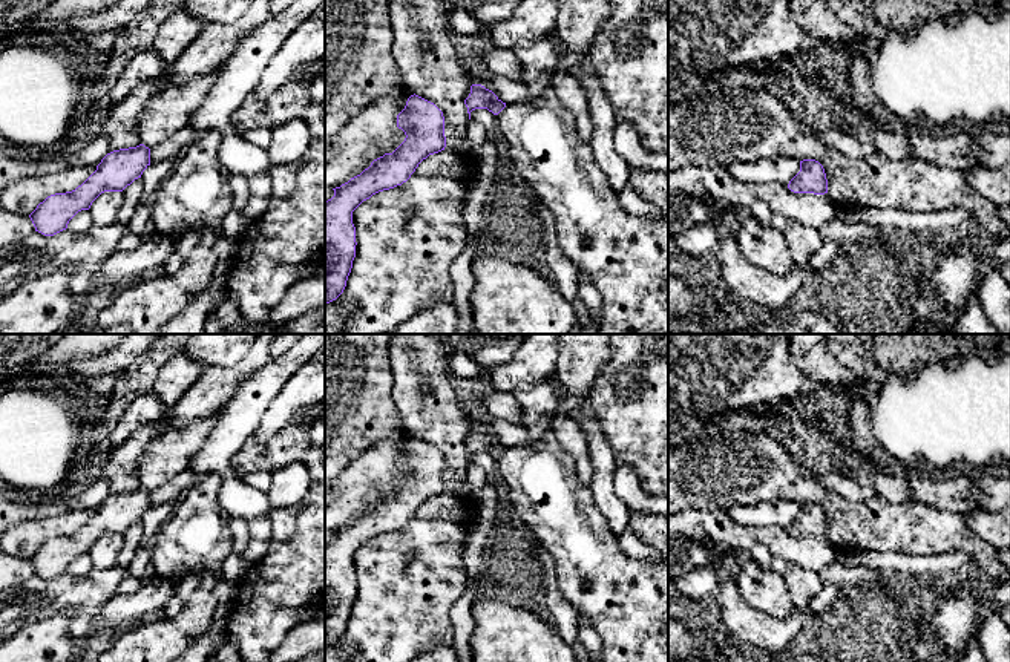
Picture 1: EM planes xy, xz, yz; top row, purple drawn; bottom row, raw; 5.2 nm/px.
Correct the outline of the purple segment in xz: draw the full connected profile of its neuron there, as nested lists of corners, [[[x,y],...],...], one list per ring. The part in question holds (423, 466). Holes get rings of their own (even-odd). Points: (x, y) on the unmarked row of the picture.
[[[415,437],[397,458],[397,470],[405,475],[405,484],[392,496],[374,503],[360,518],[333,532],[334,539],[325,546],[325,648],[343,636],[353,611],[357,588],[353,555],[372,538],[406,526],[423,503],[446,490],[443,455]]]

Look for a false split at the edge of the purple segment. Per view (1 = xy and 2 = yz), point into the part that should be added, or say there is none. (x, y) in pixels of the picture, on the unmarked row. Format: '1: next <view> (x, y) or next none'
1: next none
2: next none

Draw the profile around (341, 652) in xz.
[[[342,636],[336,644],[325,648],[325,662],[349,662],[353,654],[353,647]]]

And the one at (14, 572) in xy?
[[[0,547],[0,593],[23,585],[34,575],[29,559],[9,556]]]

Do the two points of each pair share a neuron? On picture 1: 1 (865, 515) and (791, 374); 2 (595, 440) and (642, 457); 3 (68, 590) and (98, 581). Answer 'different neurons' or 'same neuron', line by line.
1: different neurons
2: different neurons
3: same neuron

